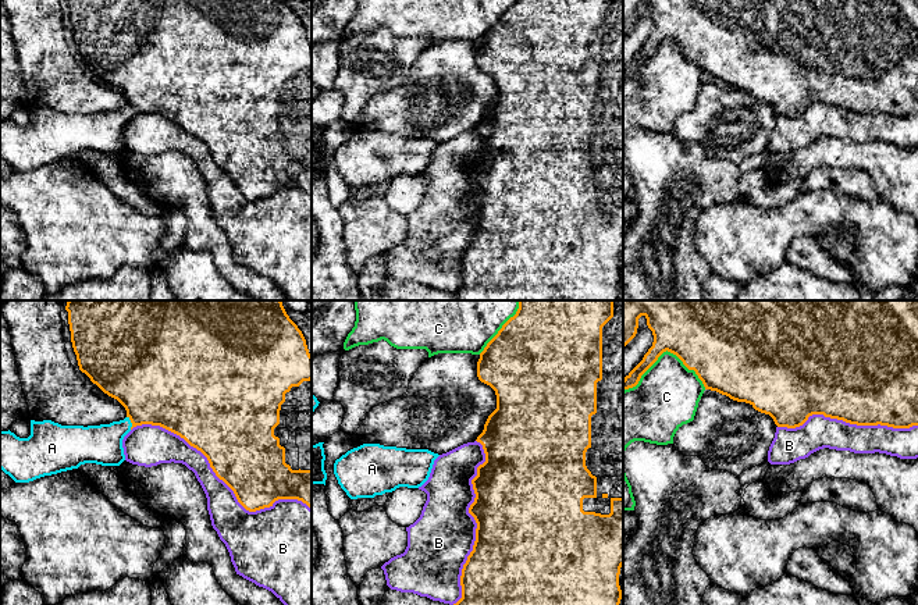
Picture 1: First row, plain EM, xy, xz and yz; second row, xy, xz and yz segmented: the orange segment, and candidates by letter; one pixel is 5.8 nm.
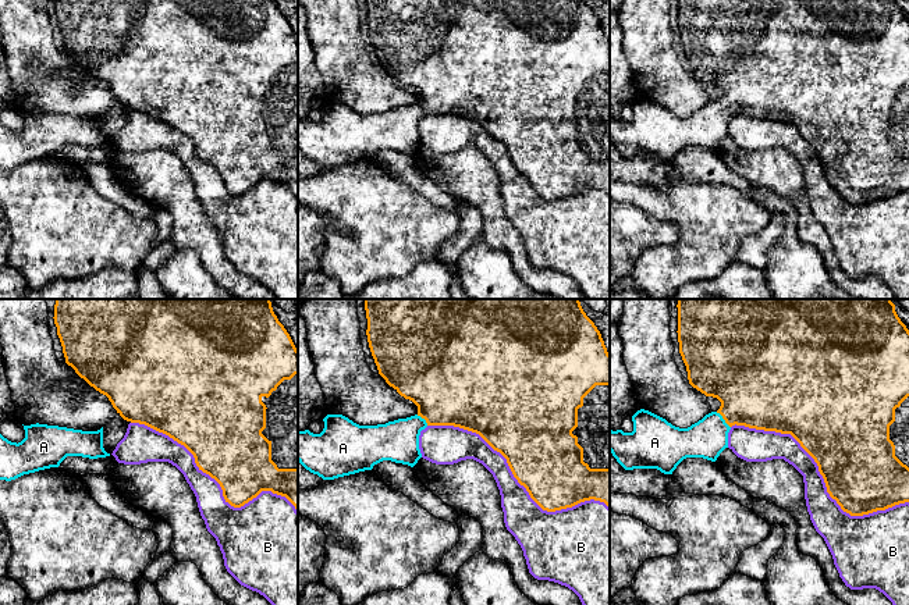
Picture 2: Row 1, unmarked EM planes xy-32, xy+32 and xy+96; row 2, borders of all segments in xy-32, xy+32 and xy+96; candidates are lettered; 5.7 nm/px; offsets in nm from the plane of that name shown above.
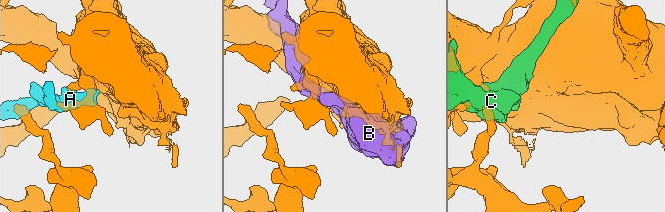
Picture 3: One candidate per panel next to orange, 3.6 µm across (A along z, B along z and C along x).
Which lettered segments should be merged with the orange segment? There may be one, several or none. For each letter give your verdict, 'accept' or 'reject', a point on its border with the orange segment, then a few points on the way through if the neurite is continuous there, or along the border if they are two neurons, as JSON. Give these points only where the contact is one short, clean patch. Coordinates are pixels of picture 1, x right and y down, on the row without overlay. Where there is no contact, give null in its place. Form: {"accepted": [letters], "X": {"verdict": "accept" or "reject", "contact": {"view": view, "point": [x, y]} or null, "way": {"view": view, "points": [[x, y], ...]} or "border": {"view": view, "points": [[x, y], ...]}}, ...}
{"accepted": ["A"], "A": {"verdict": "accept", "contact": {"view": "xy", "point": [131, 110]}, "way": {"view": "xy", "points": [[156, 75], [131, 110], [102, 132]]}}, "B": {"verdict": "reject", "contact": {"view": "xy", "point": [220, 167]}}, "C": {"verdict": "reject", "contact": {"view": "yz", "point": [664, 39]}}}

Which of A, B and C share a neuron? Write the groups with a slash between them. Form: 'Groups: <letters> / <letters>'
Groups: A / B / C

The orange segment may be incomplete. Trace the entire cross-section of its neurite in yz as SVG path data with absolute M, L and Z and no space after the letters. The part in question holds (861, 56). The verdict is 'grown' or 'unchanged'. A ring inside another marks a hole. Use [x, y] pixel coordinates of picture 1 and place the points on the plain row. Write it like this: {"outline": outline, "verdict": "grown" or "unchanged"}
{"outline": "M623 0L623 35L636 25L641 4L647 7L654 31L643 49L623 67L623 79L636 75L641 64L668 39L688 58L695 60L705 78L750 92L755 99L769 103L778 115L800 115L812 103L823 103L857 114L880 113L893 117L918 114L918 0Z", "verdict": "unchanged"}

